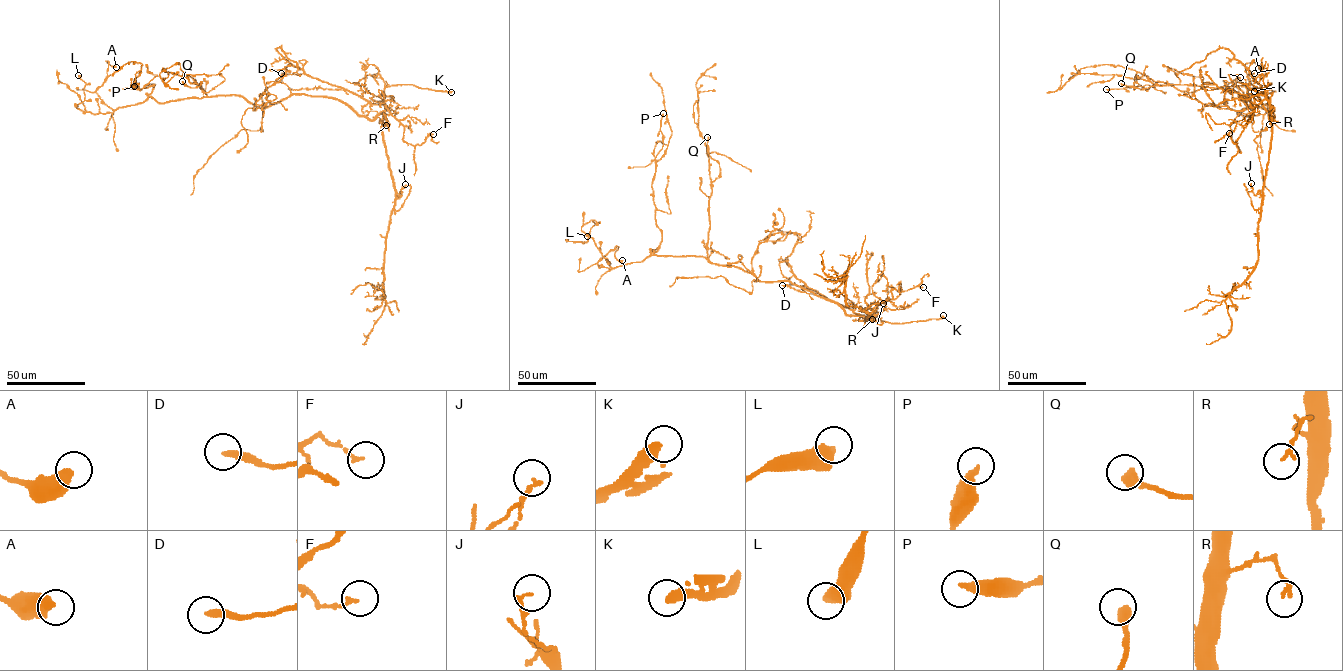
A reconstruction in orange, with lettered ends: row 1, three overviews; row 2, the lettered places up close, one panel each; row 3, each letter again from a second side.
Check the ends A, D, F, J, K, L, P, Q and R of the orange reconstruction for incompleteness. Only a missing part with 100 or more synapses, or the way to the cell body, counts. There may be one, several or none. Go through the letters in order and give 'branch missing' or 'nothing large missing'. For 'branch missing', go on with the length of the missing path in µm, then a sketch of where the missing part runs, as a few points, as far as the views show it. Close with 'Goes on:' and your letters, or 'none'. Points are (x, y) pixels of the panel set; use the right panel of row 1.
A: nothing large missing
D: nothing large missing
F: nothing large missing
J: nothing large missing
K: branch missing | 10 µm
L: nothing large missing
P: nothing large missing
Q: nothing large missing
R: nothing large missing
Goes on: K

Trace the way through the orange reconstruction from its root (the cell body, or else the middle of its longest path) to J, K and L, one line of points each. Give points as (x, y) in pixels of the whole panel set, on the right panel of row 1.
J: (1250, 94), (1257, 96), (1269, 119), (1270, 111), (1271, 127), (1263, 197), (1260, 190), (1254, 195), (1251, 183)
K: (1250, 94), (1257, 96), (1270, 114), (1269, 119), (1271, 112), (1265, 90), (1271, 83), (1254, 91)
L: (1250, 94), (1252, 108), (1239, 99), (1264, 114), (1242, 116), (1223, 103), (1226, 86), (1240, 77)

